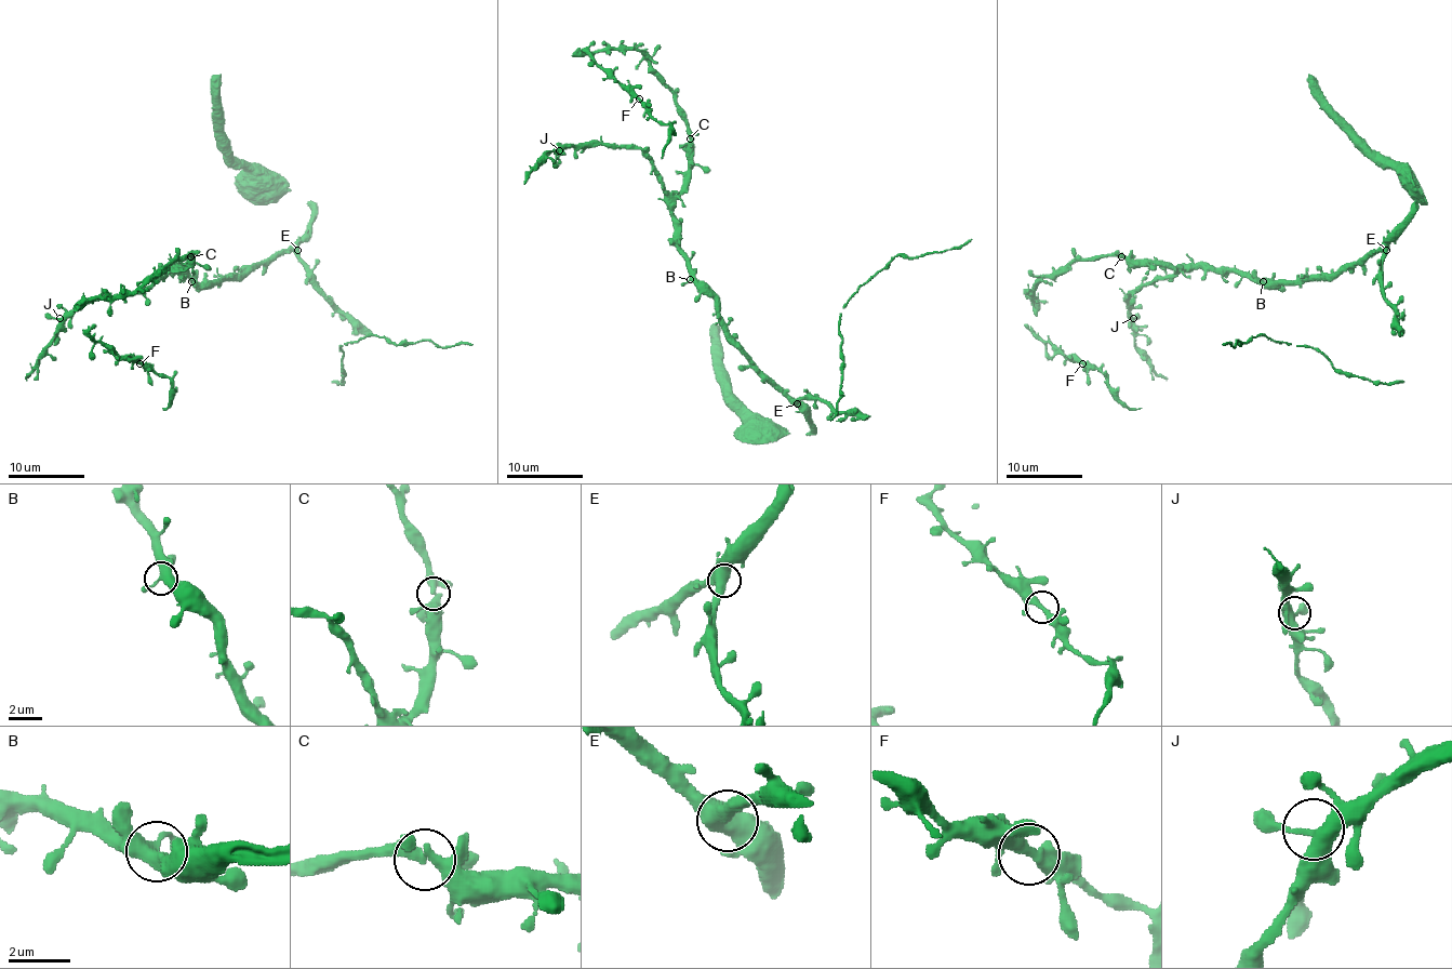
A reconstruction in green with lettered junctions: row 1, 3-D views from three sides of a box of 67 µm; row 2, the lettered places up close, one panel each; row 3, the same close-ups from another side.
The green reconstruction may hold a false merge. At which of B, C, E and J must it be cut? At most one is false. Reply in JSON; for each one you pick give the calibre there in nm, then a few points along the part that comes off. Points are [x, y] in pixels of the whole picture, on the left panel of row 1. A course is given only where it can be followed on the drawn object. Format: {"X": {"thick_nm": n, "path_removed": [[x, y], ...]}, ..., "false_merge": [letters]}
{"false_merge": []}

